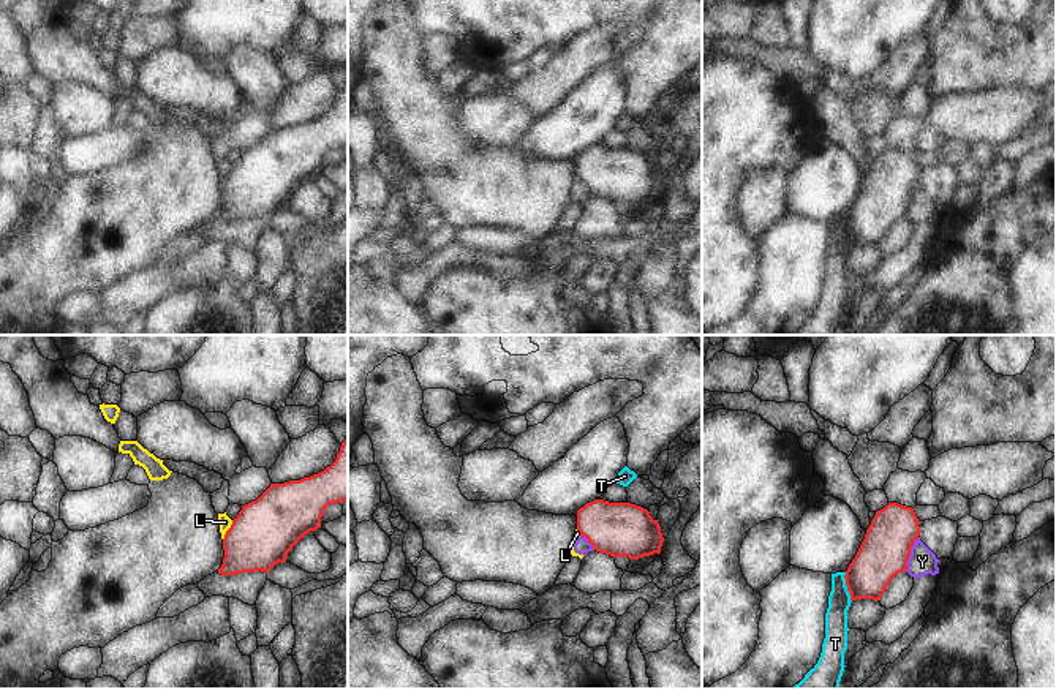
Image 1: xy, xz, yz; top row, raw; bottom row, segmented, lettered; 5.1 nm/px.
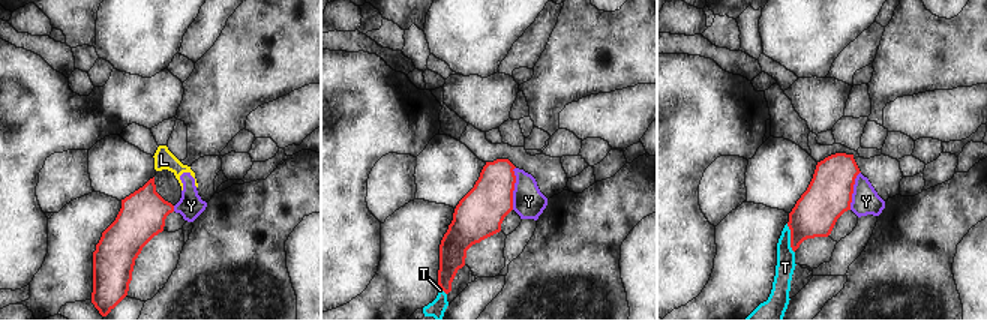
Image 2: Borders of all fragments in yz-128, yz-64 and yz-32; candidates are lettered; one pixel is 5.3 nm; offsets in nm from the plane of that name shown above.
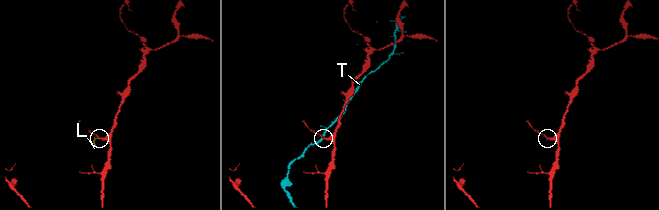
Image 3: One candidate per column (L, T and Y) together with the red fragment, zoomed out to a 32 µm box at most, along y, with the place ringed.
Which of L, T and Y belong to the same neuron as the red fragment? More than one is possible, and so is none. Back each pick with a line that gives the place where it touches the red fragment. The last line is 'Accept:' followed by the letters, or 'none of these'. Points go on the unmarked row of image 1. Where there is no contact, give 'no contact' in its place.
Accept: none of these

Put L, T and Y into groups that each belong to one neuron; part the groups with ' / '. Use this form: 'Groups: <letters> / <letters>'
Groups: L Y / T.

